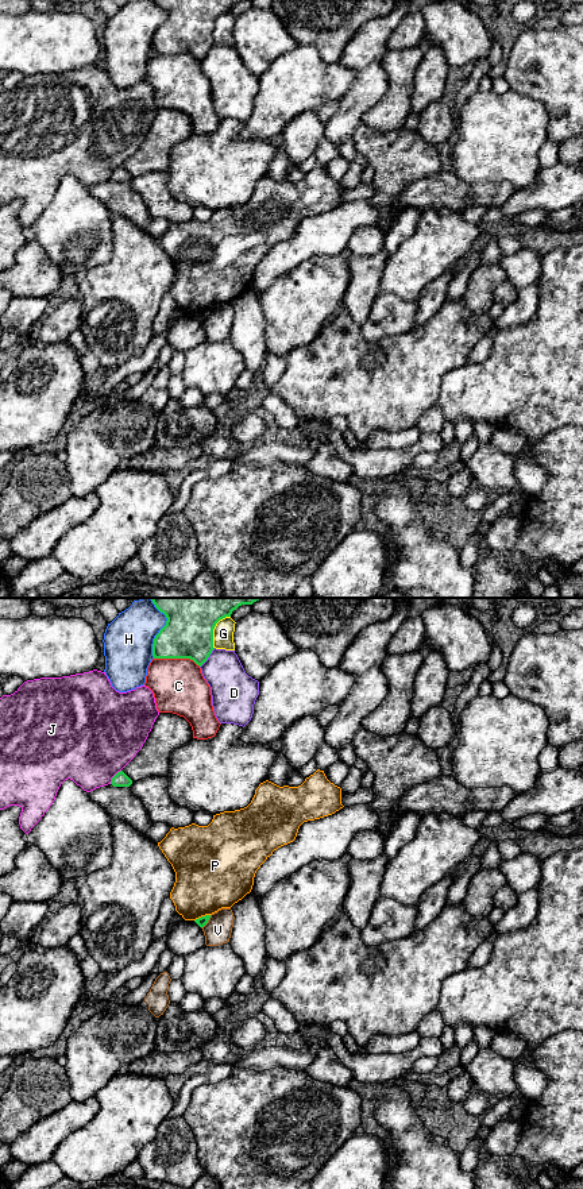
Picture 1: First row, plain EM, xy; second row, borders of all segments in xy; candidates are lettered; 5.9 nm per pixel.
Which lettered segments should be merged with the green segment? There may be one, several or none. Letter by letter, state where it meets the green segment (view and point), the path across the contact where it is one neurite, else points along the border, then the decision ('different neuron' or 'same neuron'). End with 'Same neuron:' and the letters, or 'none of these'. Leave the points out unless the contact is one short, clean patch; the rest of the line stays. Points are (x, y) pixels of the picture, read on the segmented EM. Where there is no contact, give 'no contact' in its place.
C: xy (177, 657) | different neuron
D: xy (208, 656) | different neuron
G: xy (213, 628) | different neuron
H: xy (161, 629) | different neuron
J: xy (114, 776) | different neuron
P: xy (201, 917) | different neuron
V: xy (207, 922) | along xy (211, 915), (201, 927) | different neuron
Same neuron: none of these

